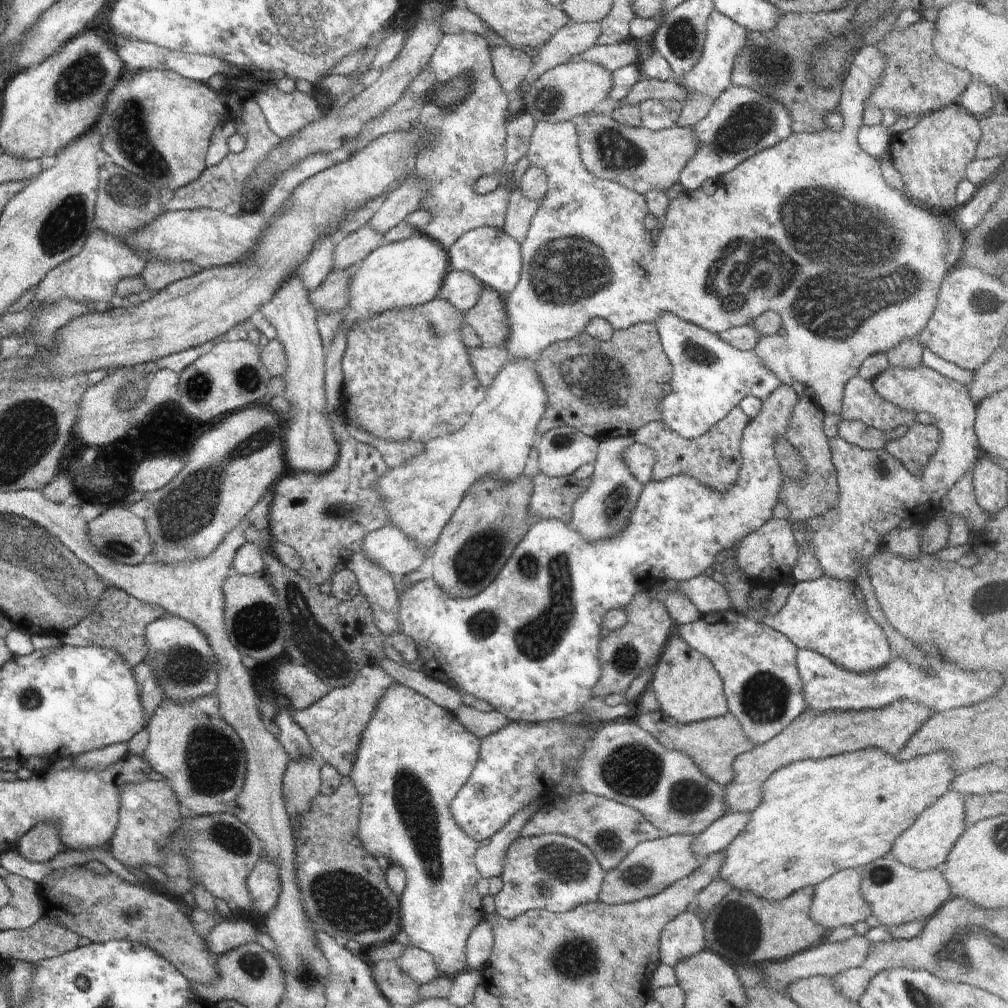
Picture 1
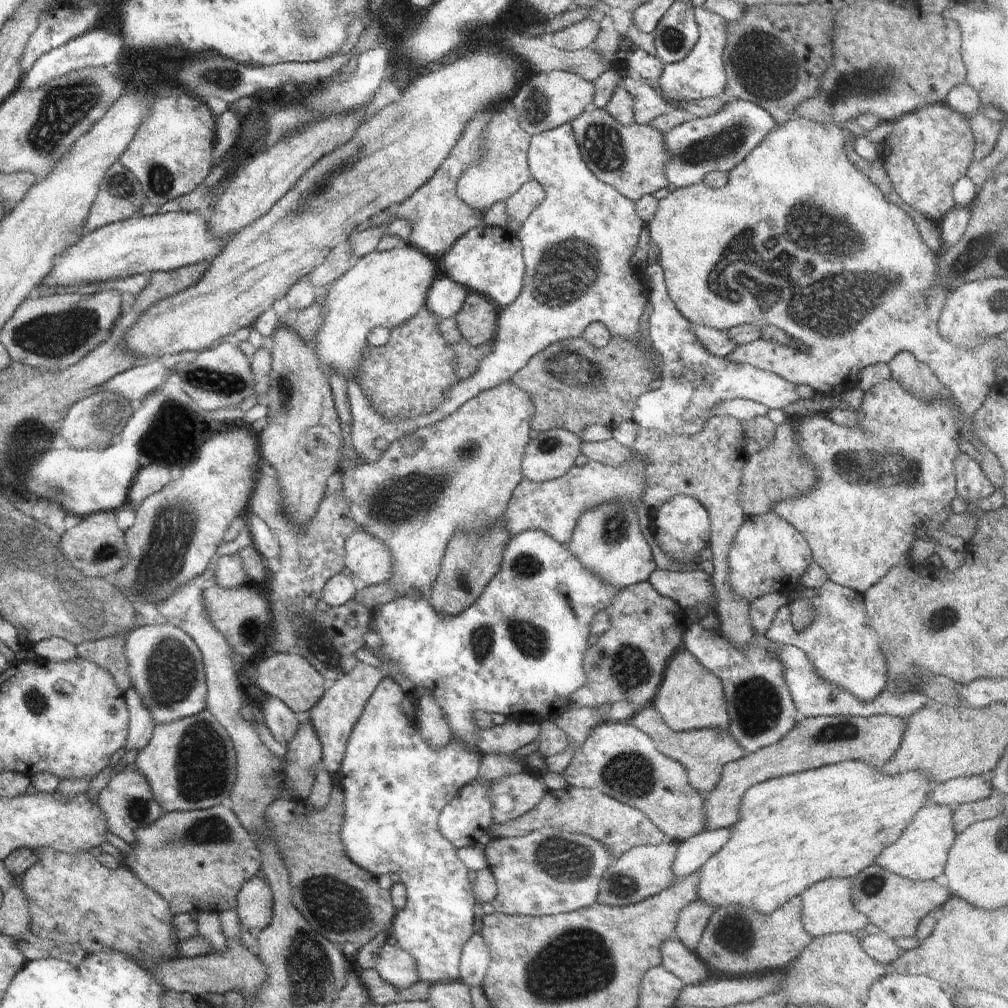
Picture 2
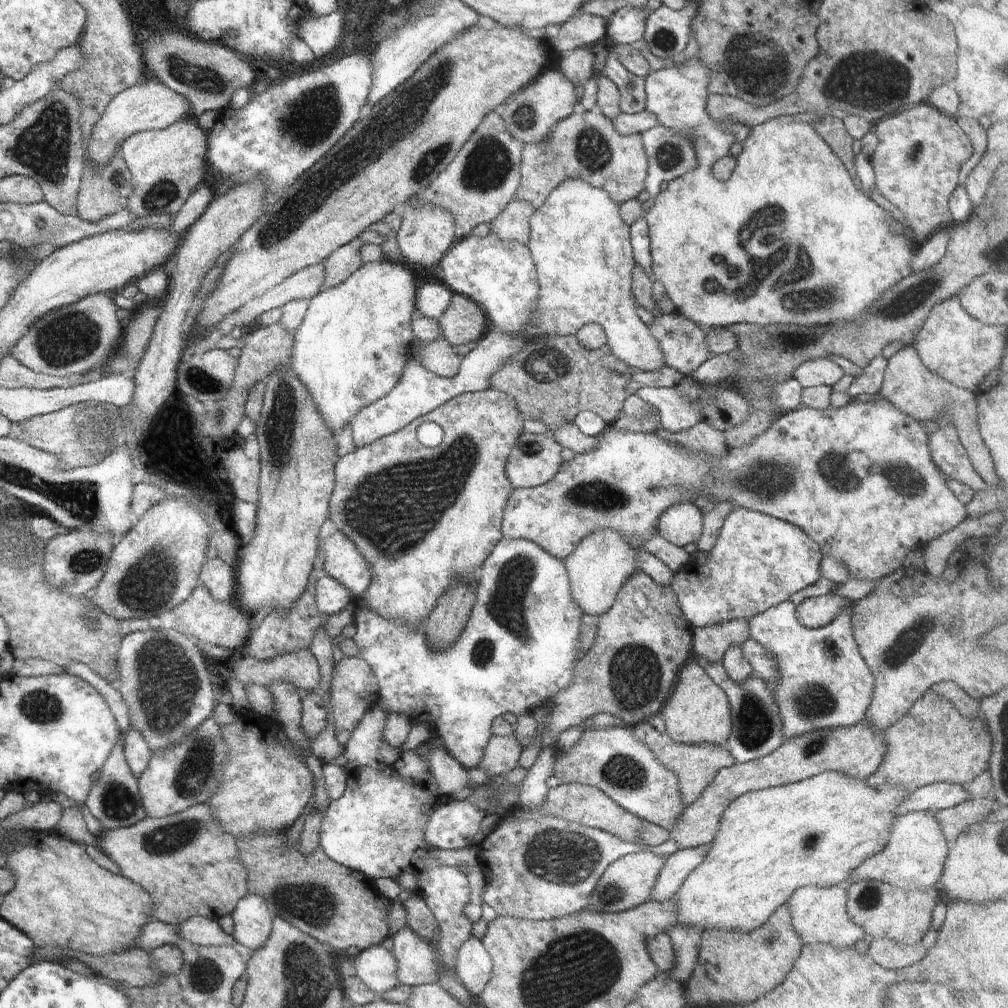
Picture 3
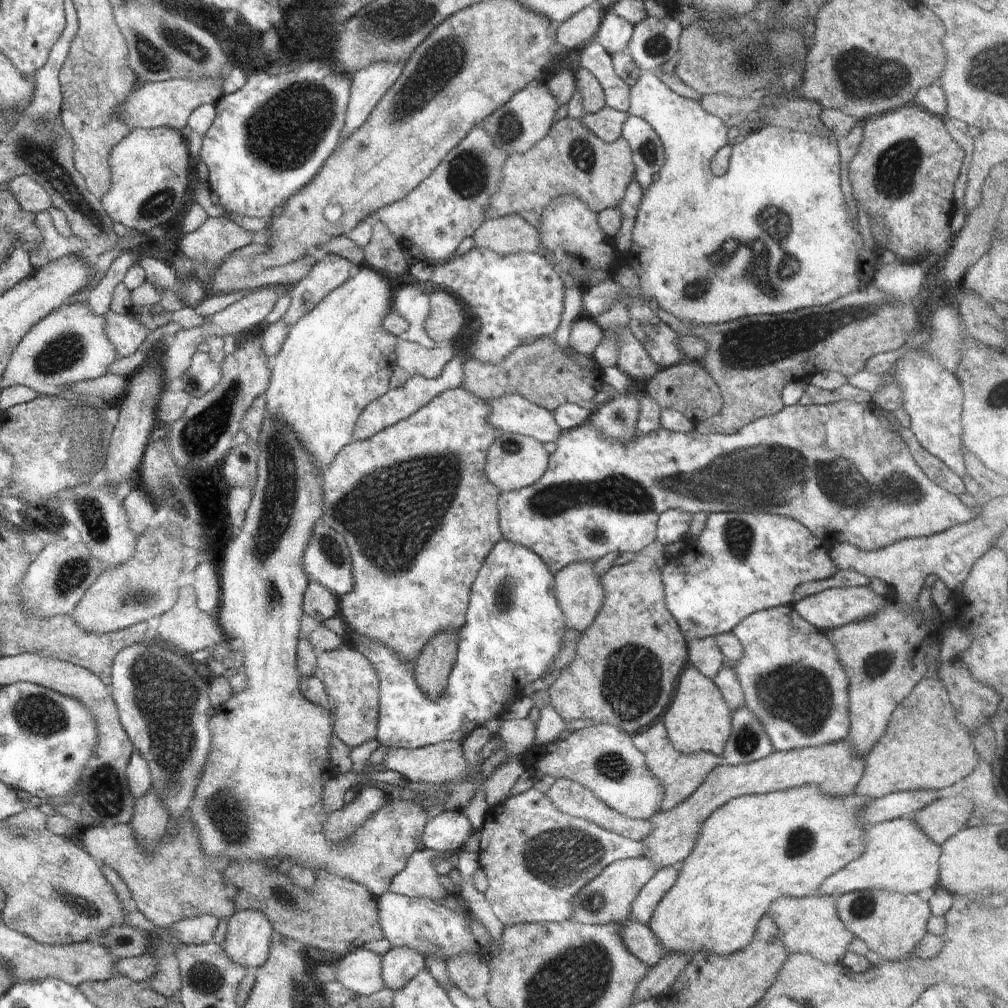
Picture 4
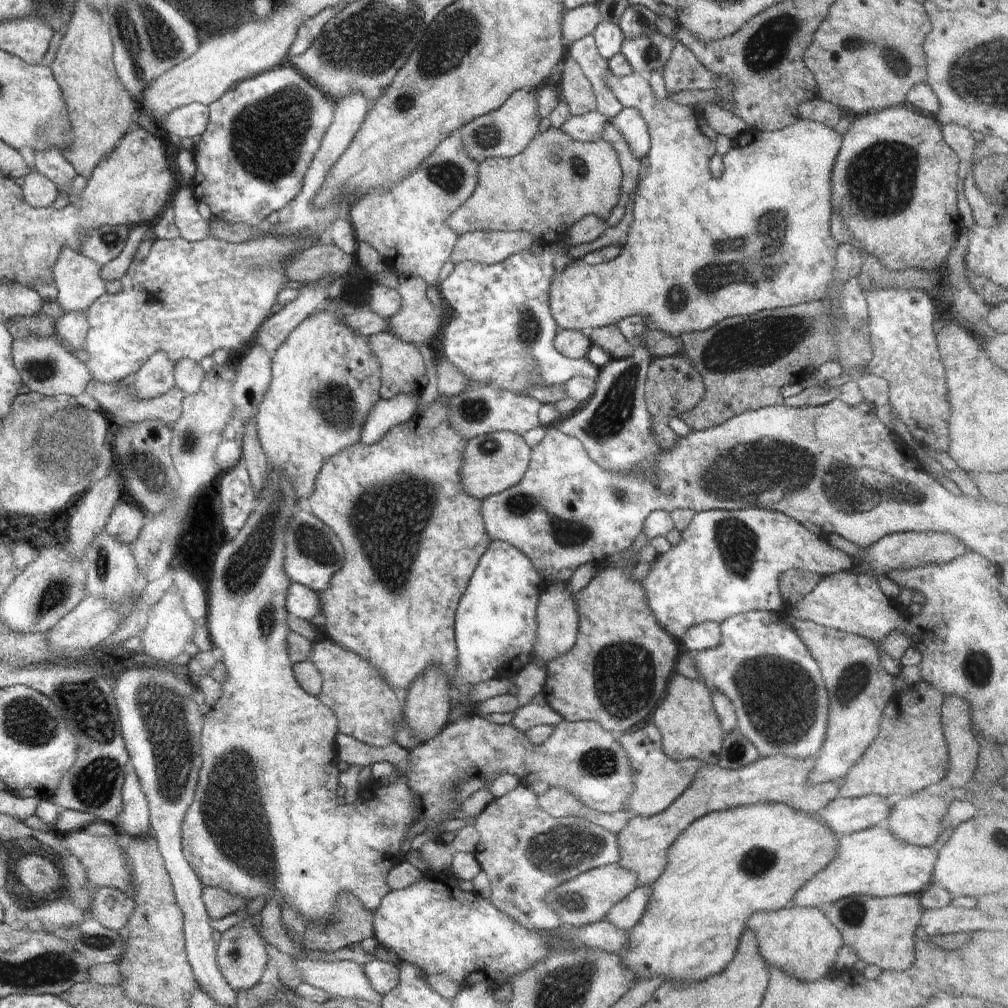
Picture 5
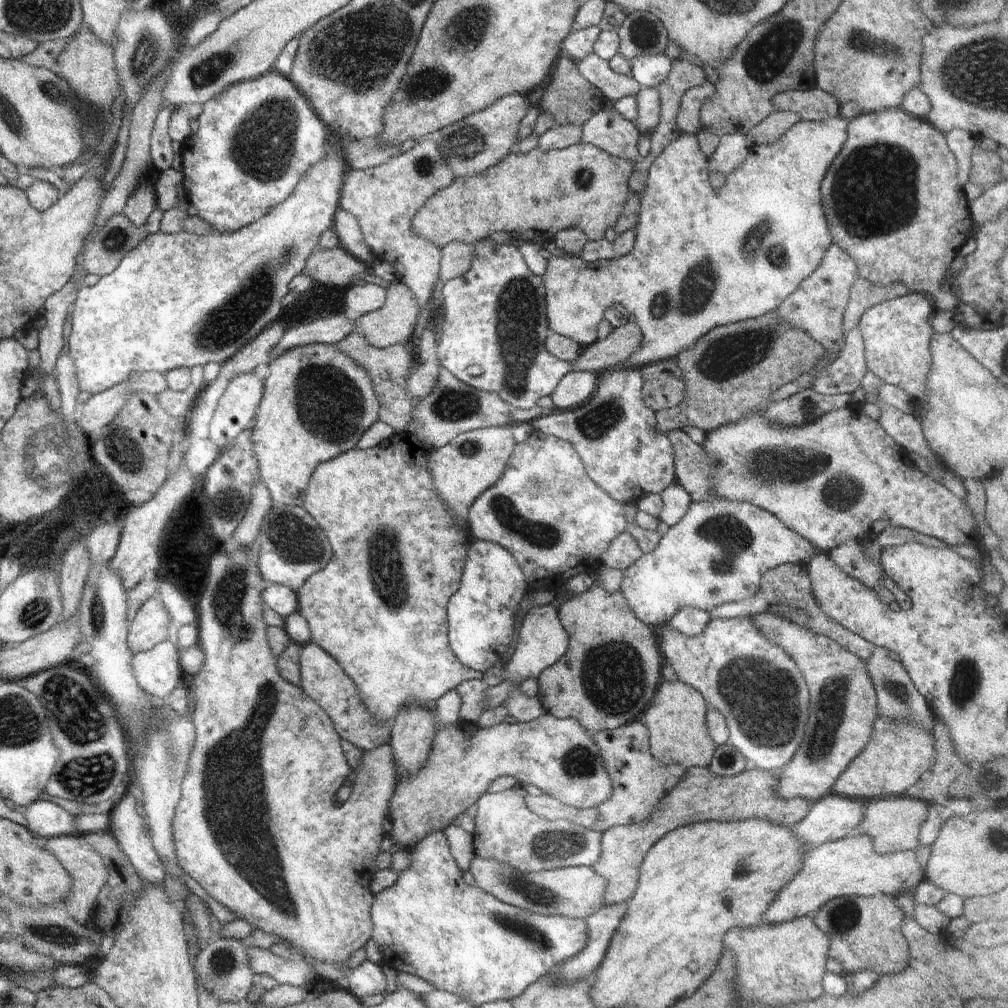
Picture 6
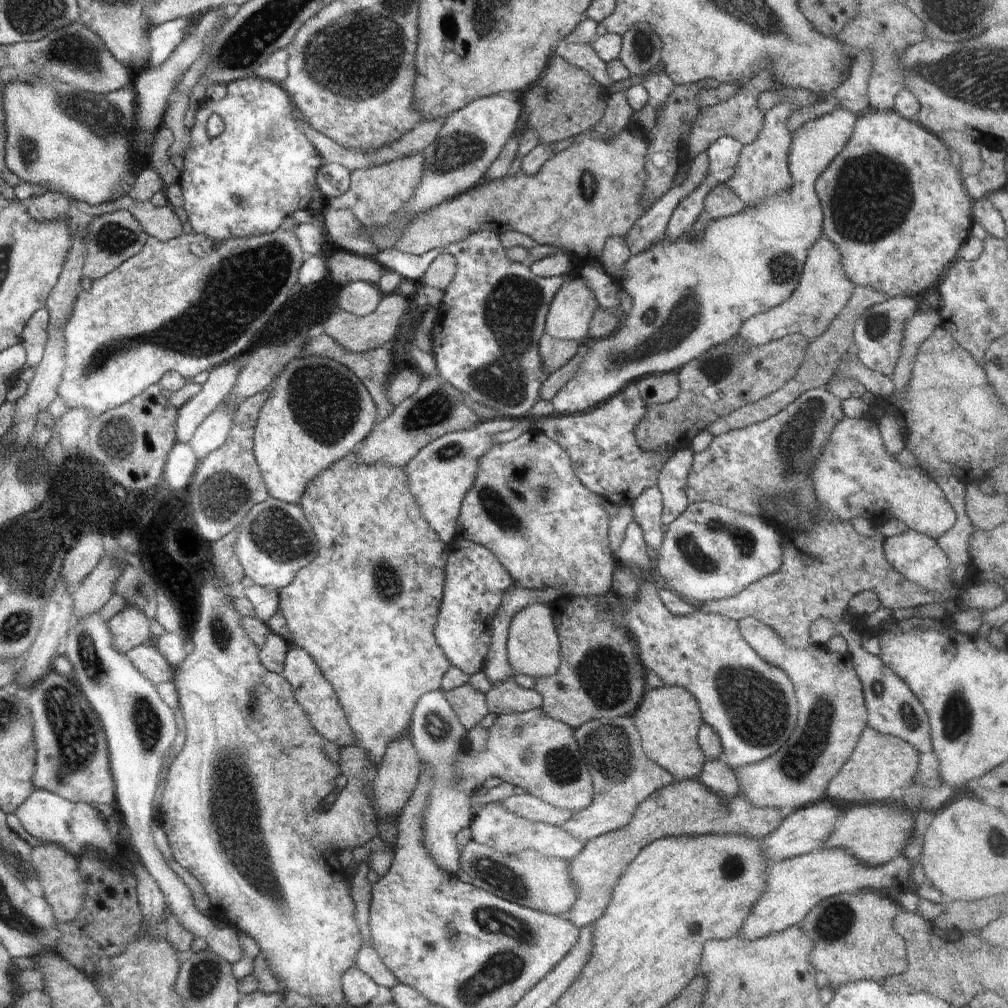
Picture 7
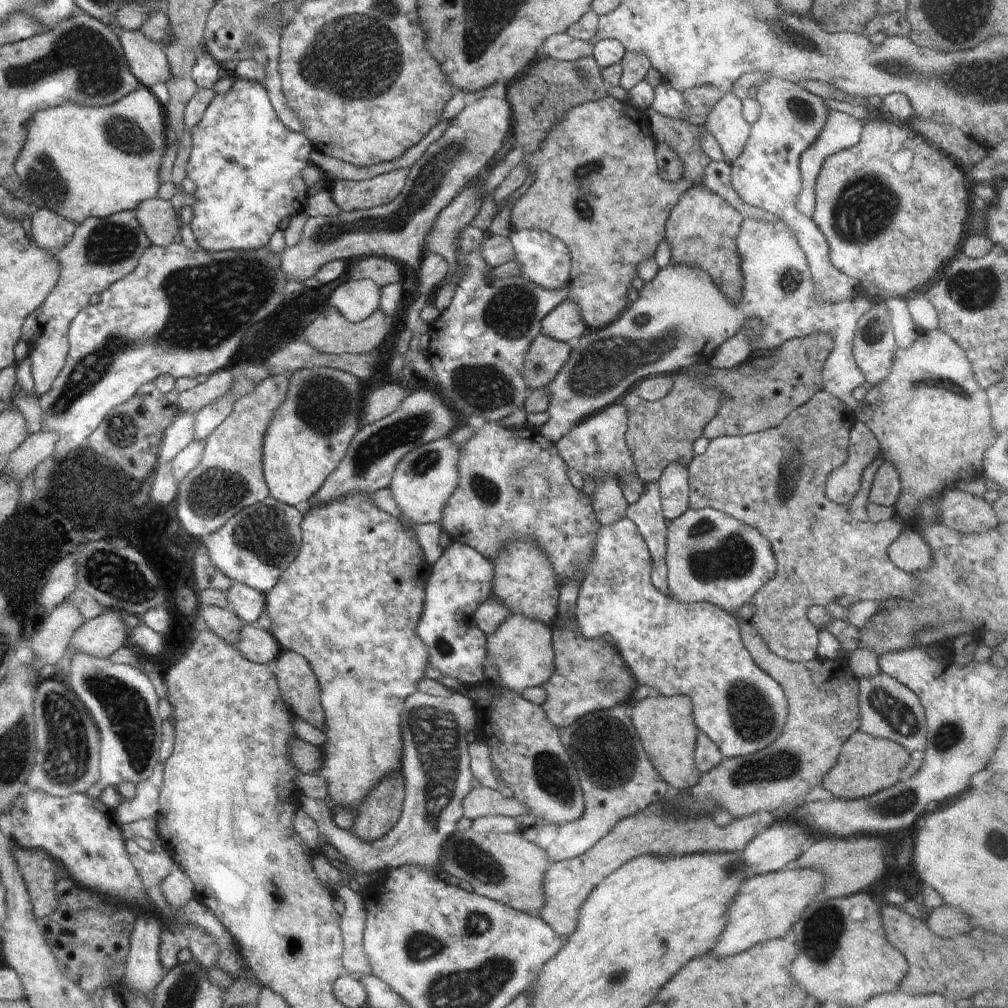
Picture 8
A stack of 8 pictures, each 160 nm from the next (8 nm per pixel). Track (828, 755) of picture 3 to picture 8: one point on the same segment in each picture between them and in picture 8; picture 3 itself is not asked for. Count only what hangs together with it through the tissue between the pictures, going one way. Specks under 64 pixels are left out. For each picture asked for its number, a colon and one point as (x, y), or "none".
4: (833, 767)
5: (644, 842)
6: (700, 796)
7: (686, 807)
8: (656, 830)

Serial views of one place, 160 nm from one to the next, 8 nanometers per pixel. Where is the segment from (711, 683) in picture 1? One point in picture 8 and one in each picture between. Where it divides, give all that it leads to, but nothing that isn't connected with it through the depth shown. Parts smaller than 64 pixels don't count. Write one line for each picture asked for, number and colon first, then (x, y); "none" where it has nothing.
2: (690, 697)
3: (698, 711)
4: (698, 719)
5: (690, 728)
6: (676, 720)
7: (668, 720)
8: (666, 727)

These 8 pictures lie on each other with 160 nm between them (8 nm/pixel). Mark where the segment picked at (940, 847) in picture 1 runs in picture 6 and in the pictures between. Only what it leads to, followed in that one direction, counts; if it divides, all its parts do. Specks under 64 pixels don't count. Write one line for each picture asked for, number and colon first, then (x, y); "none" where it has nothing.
2: (920, 854)
3: (913, 860)
4: (899, 857)
5: (871, 861)
6: (851, 865)

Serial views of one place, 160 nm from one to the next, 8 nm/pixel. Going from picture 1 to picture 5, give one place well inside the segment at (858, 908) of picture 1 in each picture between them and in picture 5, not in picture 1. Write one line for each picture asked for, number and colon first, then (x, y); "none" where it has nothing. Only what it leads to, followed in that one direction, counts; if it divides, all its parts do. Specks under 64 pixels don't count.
2: (827, 909)
3: (818, 915)
4: (810, 925)
5: (800, 940)

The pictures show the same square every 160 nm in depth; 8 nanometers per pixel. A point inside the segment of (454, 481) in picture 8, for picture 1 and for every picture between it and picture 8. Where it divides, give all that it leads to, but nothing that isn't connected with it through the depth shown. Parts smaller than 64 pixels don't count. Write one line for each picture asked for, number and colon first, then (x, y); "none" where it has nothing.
1: (561, 451)
2: (549, 455)
3: (534, 460)
4: (514, 461)
5: (496, 461)
6: (471, 462)
7: (440, 475)

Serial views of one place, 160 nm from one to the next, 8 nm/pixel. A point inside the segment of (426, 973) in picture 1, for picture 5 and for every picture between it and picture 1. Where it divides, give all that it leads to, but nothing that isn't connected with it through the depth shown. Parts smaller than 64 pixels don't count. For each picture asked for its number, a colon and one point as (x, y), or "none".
2: (394, 965)
3: (376, 966)
4: (360, 971)
5: (347, 979)

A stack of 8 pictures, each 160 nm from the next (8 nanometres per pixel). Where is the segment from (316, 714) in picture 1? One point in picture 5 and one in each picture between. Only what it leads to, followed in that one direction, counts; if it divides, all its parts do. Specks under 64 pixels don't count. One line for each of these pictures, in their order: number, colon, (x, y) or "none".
2: (335, 714)
3: (354, 690)
4: (352, 684)
5: (367, 709)

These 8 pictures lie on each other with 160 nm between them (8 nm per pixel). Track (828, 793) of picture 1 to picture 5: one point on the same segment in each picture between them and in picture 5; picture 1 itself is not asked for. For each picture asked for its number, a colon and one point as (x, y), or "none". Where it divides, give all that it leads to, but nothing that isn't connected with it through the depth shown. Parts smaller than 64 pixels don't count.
2: (792, 831)
3: (772, 841)
4: (743, 861)
5: (727, 865)

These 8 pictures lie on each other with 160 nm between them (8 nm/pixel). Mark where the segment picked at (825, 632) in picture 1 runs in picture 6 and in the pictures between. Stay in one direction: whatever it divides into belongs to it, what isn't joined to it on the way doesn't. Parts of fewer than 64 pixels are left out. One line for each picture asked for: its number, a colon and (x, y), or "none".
2: (844, 649)
3: (824, 683)
4: (793, 683)
5: (777, 688)
6: (761, 692)

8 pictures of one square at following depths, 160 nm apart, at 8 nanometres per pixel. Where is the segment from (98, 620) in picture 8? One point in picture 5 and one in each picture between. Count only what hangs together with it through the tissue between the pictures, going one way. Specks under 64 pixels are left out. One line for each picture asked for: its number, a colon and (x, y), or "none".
5: (169, 630)
6: (152, 624)
7: (130, 627)

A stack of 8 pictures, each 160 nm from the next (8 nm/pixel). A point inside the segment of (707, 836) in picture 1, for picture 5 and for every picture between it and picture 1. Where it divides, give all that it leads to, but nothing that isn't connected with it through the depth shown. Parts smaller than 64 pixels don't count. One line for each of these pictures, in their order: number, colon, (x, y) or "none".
2: (692, 853)
3: (678, 866)
4: (642, 908)
5: (625, 914)

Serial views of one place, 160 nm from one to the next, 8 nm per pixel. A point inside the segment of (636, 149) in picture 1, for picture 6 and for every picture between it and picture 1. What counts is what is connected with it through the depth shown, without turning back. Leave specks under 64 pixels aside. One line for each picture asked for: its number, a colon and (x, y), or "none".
2: (632, 159)
3: (587, 146)
4: (570, 159)
5: (555, 181)
6: (536, 194)

